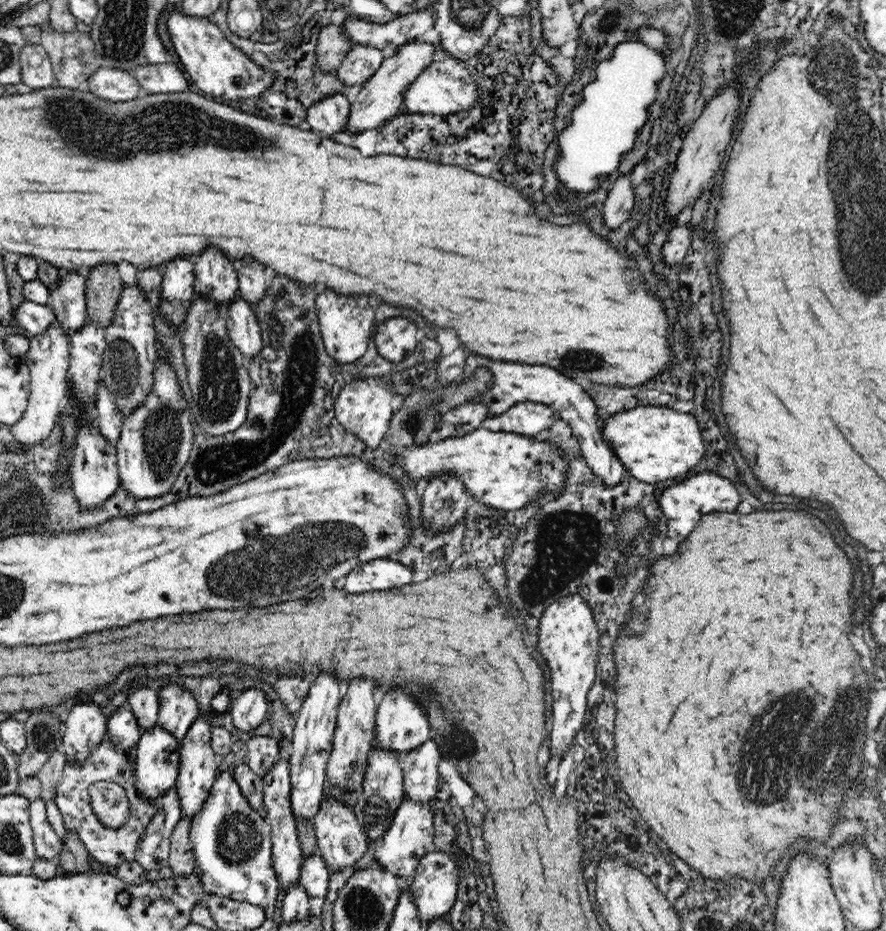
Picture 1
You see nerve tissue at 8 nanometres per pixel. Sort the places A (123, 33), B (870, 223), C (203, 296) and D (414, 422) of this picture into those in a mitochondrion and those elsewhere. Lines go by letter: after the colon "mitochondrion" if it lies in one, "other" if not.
A: mitochondrion
B: mitochondrion
C: other
D: mitochondrion

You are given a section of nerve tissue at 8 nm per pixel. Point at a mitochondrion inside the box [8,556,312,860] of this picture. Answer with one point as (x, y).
(43, 735)

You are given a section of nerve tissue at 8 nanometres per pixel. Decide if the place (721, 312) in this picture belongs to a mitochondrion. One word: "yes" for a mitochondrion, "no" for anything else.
no

